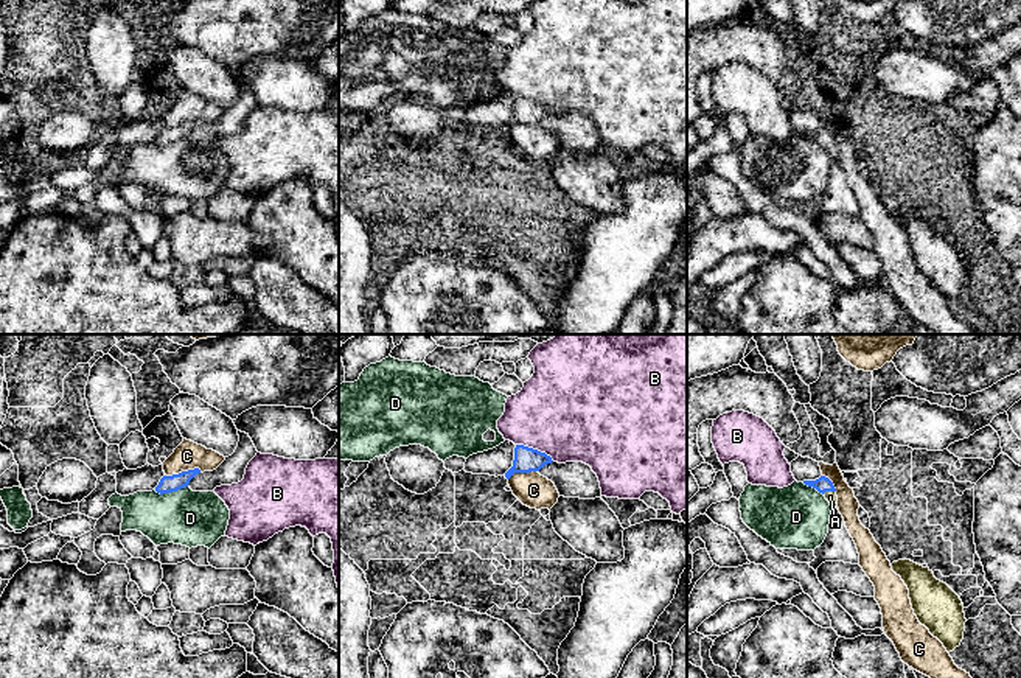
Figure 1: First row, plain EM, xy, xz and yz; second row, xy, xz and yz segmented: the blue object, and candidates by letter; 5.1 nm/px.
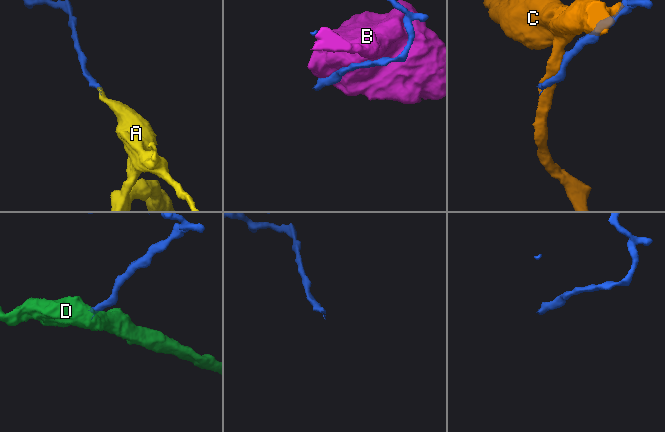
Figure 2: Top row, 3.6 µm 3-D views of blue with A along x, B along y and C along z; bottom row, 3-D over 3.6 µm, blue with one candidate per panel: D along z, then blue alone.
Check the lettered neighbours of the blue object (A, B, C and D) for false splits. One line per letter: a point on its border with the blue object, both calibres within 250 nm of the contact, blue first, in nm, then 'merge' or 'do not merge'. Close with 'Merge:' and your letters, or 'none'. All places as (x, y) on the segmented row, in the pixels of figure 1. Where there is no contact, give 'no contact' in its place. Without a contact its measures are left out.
A: yz (829, 490) | 80/60 nm | merge
B: xz (535, 450) | 130/480 nm | do not merge
C: xy (184, 471) | 90/140 nm | do not merge
D: xy (170, 492) | 90/280 nm | do not merge
Merge: A

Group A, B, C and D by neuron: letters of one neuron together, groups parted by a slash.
A / B / C / D

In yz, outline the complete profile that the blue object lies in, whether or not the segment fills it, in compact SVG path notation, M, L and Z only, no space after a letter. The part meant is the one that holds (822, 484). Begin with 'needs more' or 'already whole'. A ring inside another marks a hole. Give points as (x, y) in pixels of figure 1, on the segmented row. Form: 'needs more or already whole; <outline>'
needs more; M821 476L816 481L803 481L803 484L816 488L819 493L822 493L825 496L825 499L830 502L831 507L838 508L836 488L828 477Z

